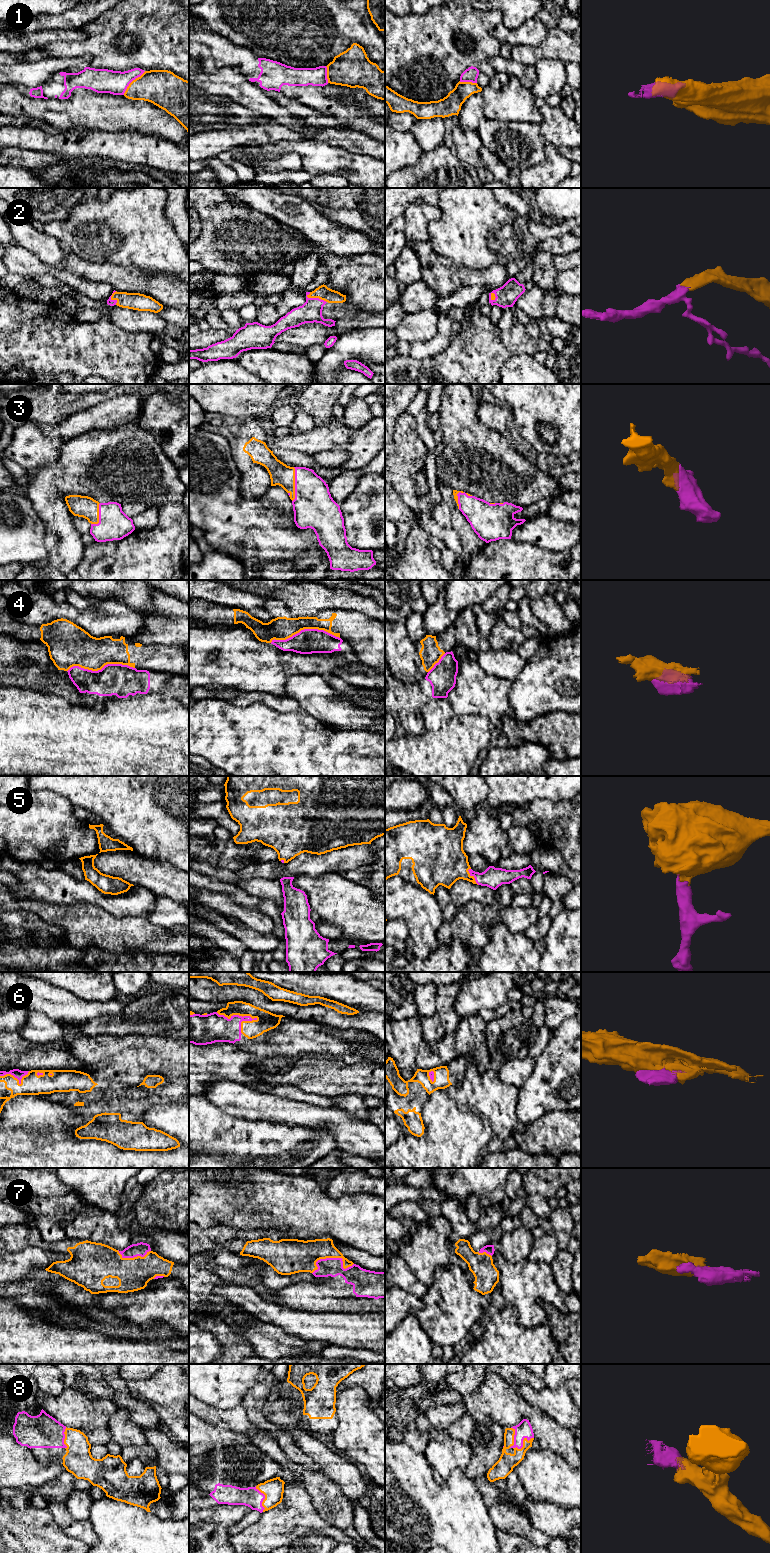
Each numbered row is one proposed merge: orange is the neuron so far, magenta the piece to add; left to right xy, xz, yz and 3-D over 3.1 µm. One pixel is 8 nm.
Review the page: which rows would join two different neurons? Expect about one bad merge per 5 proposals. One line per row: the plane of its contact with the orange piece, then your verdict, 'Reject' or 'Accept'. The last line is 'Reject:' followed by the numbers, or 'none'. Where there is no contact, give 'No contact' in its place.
1: Touches orange in xy. Reject
2: Touches orange in xz. Accept
3: Touches orange in xz. Accept
4: Touches orange in xz. Reject
5: Touches orange in yz. Accept
6: Touches orange in xz. Accept
7: Touches orange in xz. Accept
8: Touches orange in yz. Accept
Reject: 1, 4

